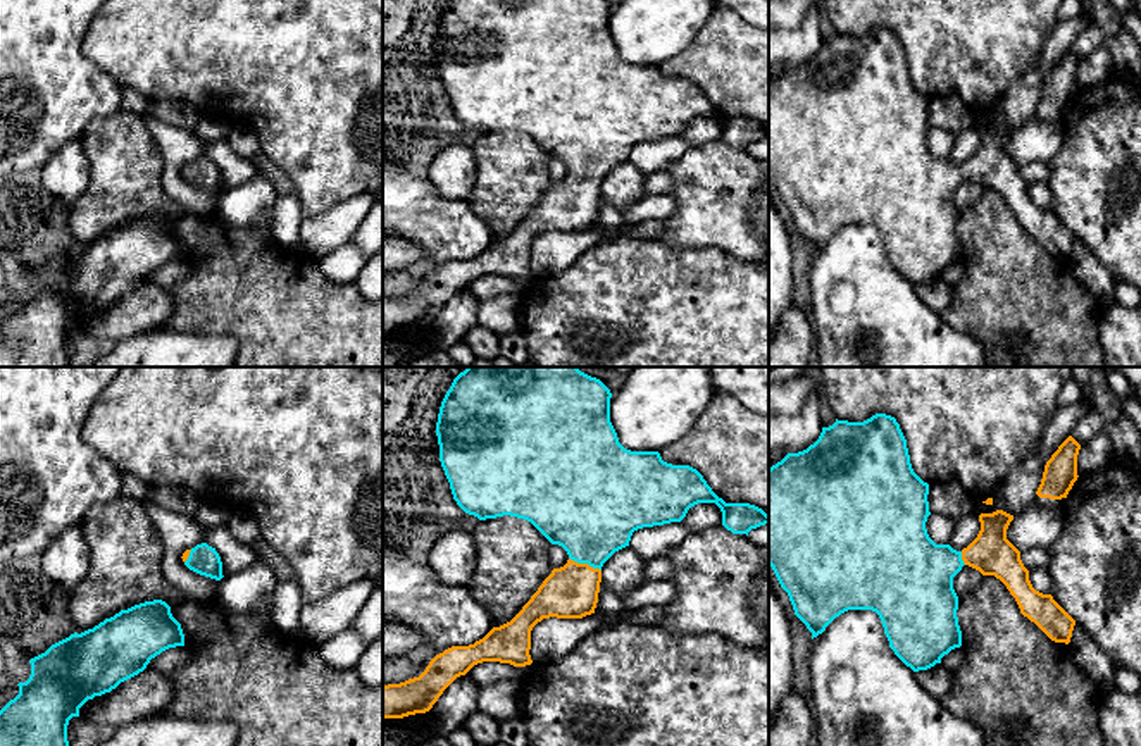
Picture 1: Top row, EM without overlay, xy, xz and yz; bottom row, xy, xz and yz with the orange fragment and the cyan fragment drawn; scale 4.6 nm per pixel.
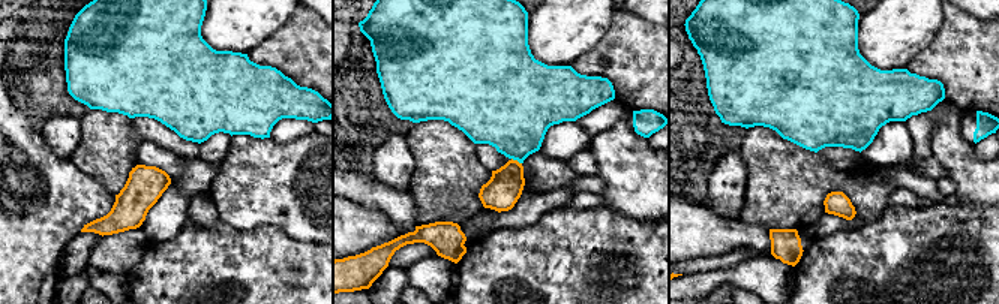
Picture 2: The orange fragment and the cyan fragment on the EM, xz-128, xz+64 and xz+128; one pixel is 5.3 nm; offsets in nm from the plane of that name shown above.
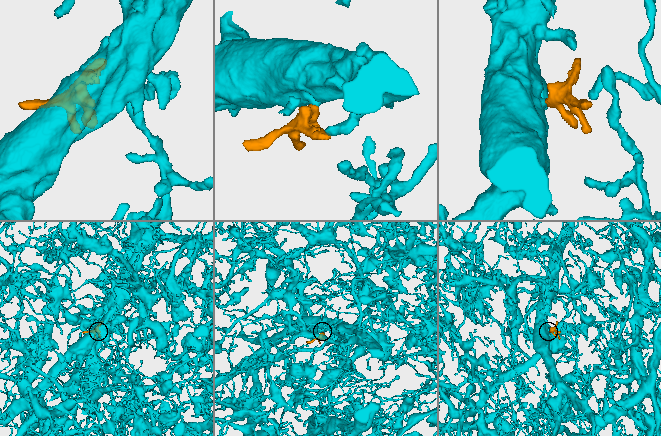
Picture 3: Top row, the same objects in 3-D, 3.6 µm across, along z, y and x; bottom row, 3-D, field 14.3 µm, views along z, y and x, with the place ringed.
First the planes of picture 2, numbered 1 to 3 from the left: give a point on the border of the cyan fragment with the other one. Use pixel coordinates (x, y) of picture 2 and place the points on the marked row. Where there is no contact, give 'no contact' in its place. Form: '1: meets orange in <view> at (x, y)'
1: no contact
2: meets orange in xz+64 at (516, 160)
3: no contact

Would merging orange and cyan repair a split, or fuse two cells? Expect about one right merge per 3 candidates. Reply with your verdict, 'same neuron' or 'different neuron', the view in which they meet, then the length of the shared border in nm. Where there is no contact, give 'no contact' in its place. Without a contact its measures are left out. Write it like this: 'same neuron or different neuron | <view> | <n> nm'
same neuron | xz | 170 nm

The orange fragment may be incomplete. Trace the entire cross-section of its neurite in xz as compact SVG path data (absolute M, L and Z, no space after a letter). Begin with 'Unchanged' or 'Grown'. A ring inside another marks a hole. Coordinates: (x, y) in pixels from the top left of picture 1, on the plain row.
Grown. M450 0L436 36L440 76L457 119L479 134L503 129L531 136L552 159L562 160L569 174L553 183L522 224L507 238L493 241L483 253L469 260L452 260L436 269L426 284L400 298L383 300L383 333L403 333L426 327L443 305L474 279L483 276L531 279L531 245L543 233L583 233L595 227L603 177L629 160L634 145L681 136L698 117L715 117L722 126L722 140L733 148L746 148L769 138L769 129L750 117L726 117L689 79L672 79L658 65L626 64L610 36L607 0Z

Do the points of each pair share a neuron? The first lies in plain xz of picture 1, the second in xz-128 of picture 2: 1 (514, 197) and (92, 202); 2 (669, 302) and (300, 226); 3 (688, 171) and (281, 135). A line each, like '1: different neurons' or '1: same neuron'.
1: different neurons
2: different neurons
3: different neurons

